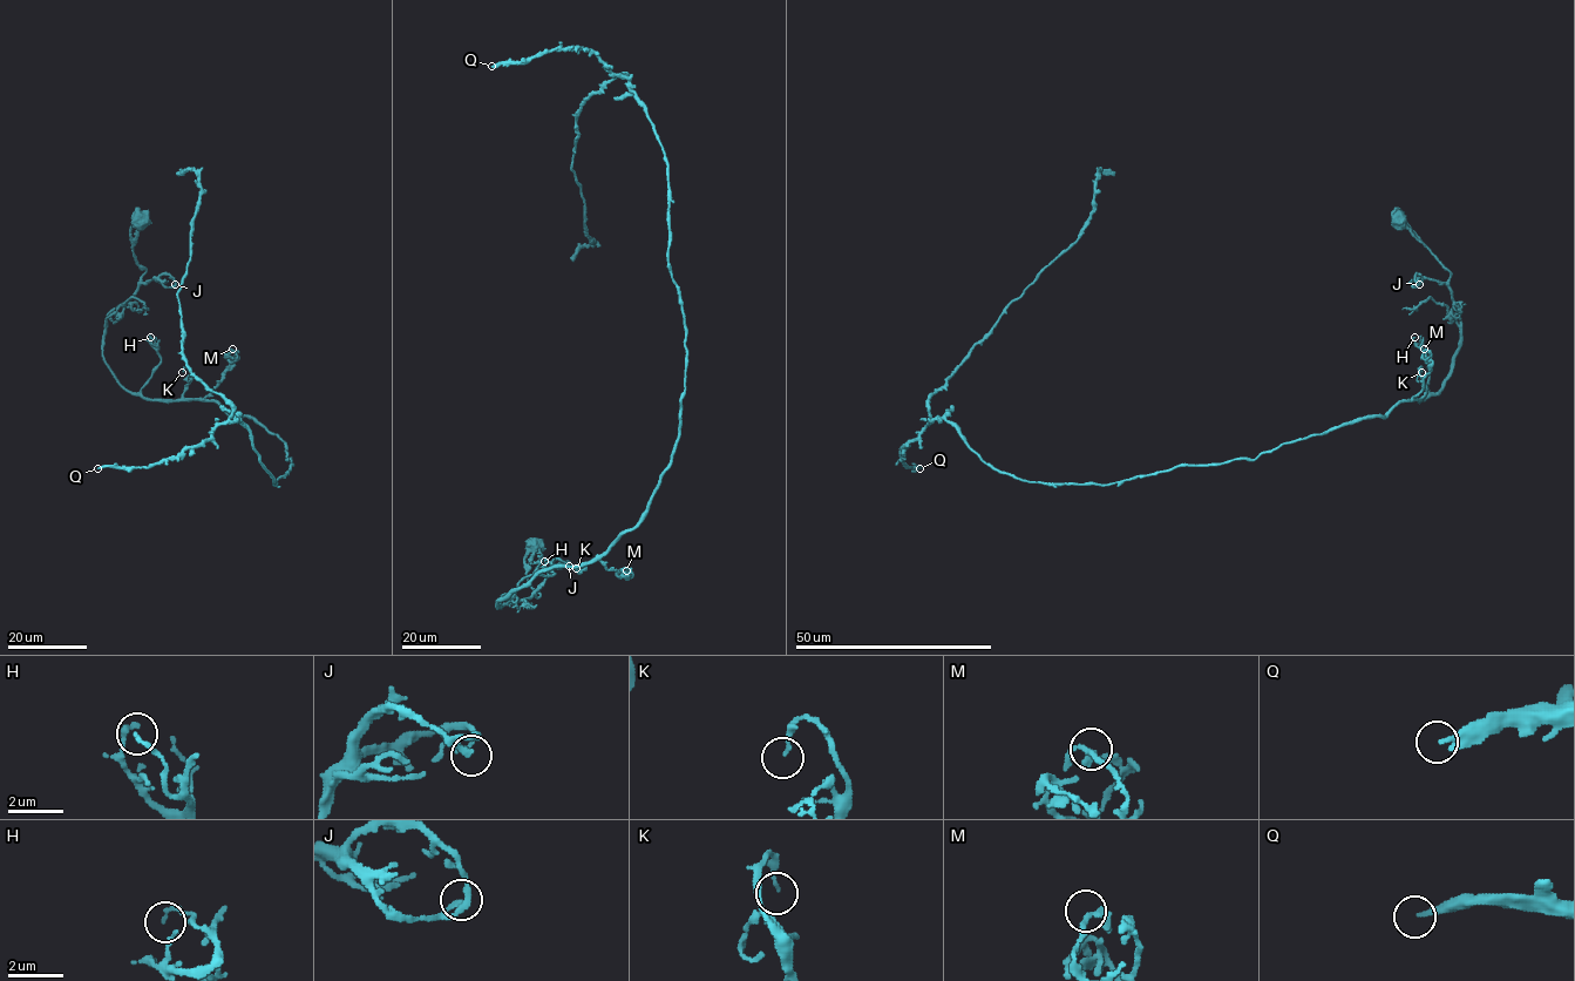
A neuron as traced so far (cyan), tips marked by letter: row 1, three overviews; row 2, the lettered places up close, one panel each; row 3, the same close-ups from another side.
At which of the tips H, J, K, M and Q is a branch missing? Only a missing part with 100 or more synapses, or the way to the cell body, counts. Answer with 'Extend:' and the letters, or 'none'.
Extend: Q

